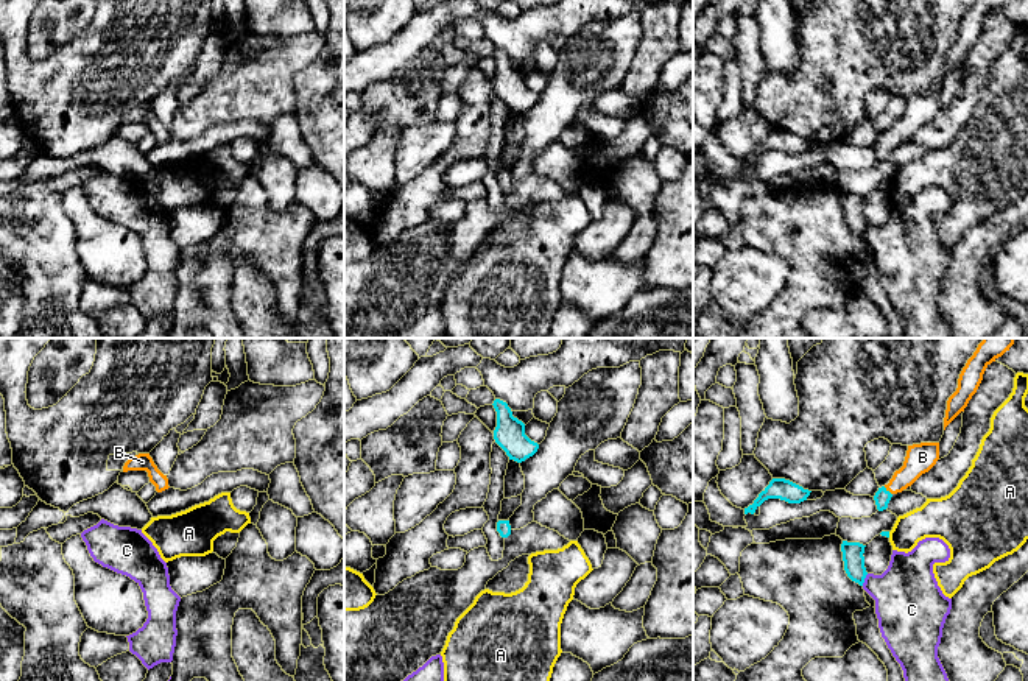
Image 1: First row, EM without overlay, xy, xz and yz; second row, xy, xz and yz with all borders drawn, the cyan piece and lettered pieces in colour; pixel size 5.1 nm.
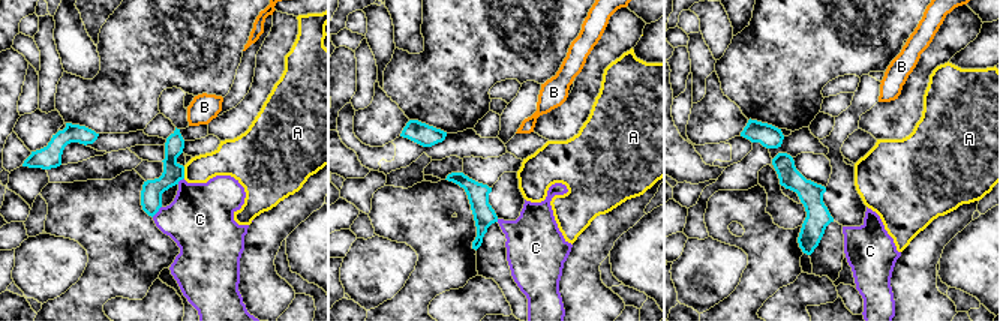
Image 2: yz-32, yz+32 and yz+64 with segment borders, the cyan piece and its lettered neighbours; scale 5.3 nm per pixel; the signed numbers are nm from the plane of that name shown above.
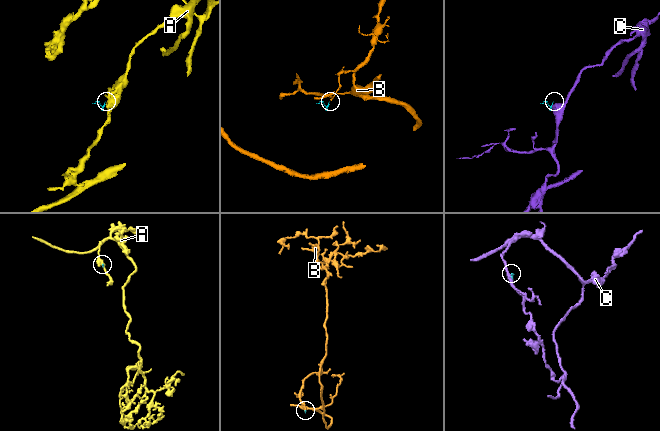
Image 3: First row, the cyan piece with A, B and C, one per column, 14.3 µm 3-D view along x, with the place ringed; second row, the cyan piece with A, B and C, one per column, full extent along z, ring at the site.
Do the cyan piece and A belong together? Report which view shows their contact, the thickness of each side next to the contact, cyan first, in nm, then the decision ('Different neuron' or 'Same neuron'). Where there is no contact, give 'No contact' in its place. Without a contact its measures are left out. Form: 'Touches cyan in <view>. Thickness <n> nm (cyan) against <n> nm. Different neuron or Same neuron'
Touches cyan in yz. Thickness 30 nm (cyan) against 190 nm. Different neuron

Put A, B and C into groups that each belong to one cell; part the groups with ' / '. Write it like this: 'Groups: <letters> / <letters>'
Groups: A / B / C

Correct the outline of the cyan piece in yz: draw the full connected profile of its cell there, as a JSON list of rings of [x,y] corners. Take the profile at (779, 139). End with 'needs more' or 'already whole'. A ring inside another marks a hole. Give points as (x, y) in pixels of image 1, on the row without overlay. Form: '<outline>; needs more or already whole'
[[[773,129],[769,136],[759,145],[752,156],[745,159],[745,165],[754,165],[755,161],[768,150],[780,150],[788,154],[801,154],[807,151],[811,142],[804,140],[802,137],[785,131],[785,129]]]; already whole

